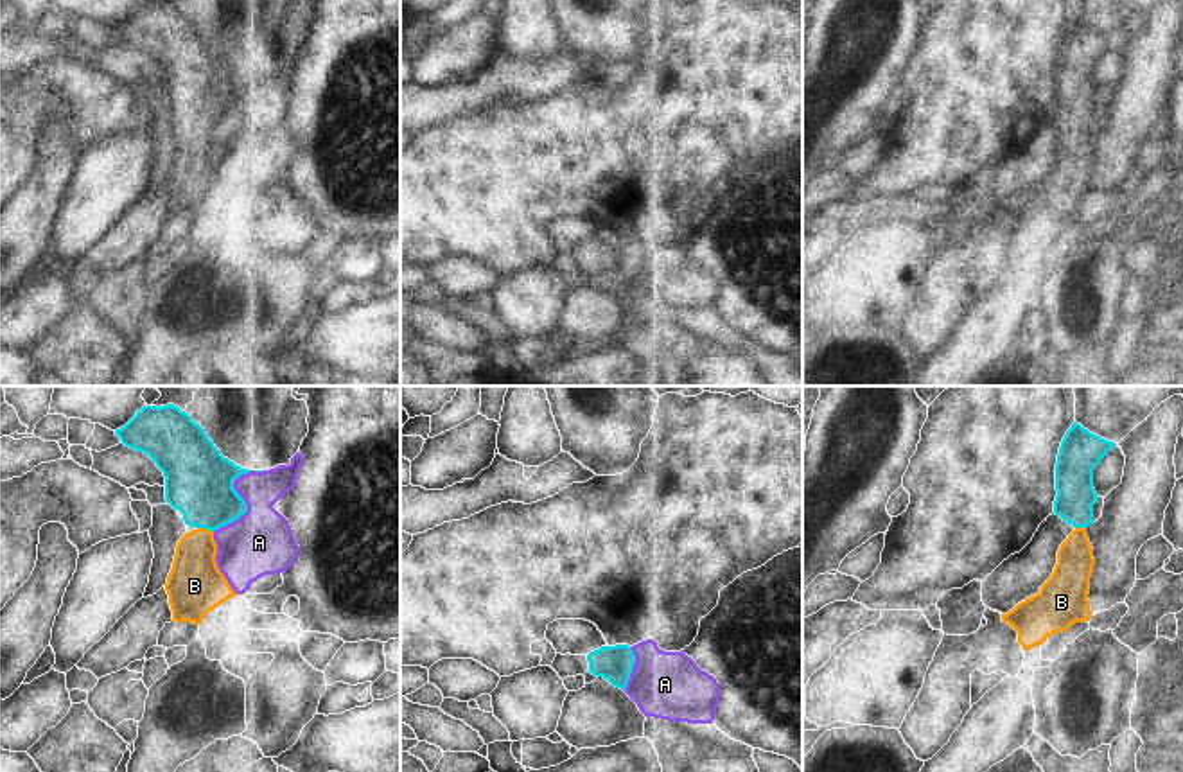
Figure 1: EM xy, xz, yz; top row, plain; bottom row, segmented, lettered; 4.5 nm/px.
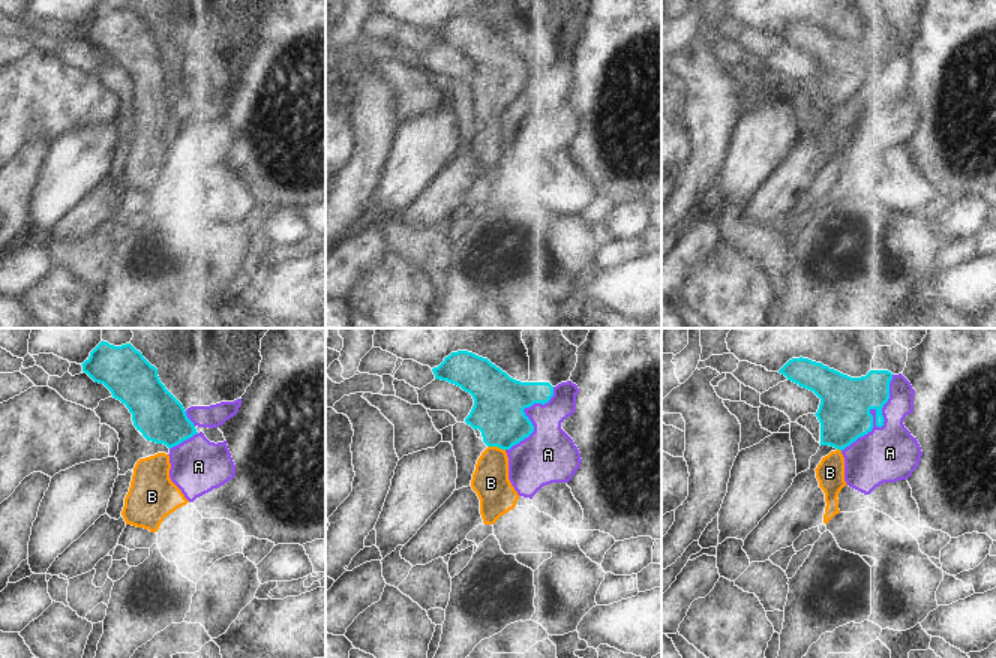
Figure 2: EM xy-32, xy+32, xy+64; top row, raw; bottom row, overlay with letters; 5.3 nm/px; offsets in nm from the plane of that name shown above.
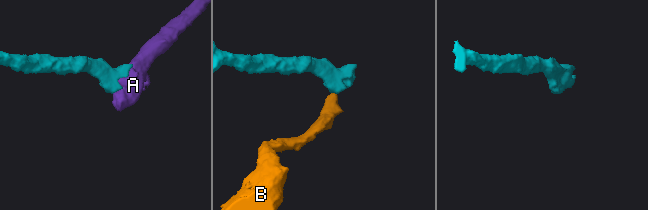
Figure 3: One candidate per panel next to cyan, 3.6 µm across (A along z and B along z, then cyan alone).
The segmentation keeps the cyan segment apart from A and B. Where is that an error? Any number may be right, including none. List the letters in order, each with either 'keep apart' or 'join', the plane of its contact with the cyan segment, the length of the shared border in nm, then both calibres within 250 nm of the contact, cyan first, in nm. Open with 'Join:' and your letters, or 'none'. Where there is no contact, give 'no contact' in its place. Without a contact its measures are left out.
Join: B
A: keep apart; meets cyan in xy; contact 320 nm long; 300 nm thick on the cyan side, 300 nm on the other
B: join; meets cyan in xy; contact 80 nm long; 300 nm thick on the cyan side, 240 nm on the other

